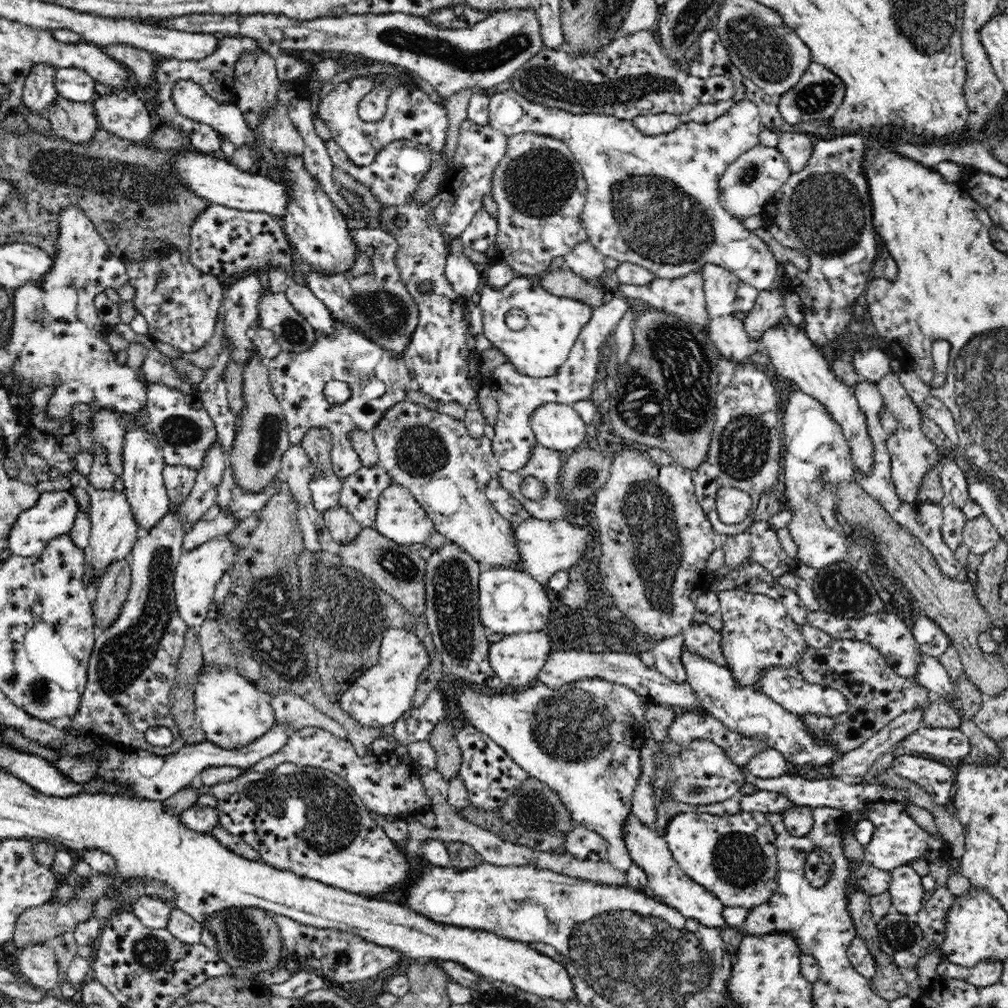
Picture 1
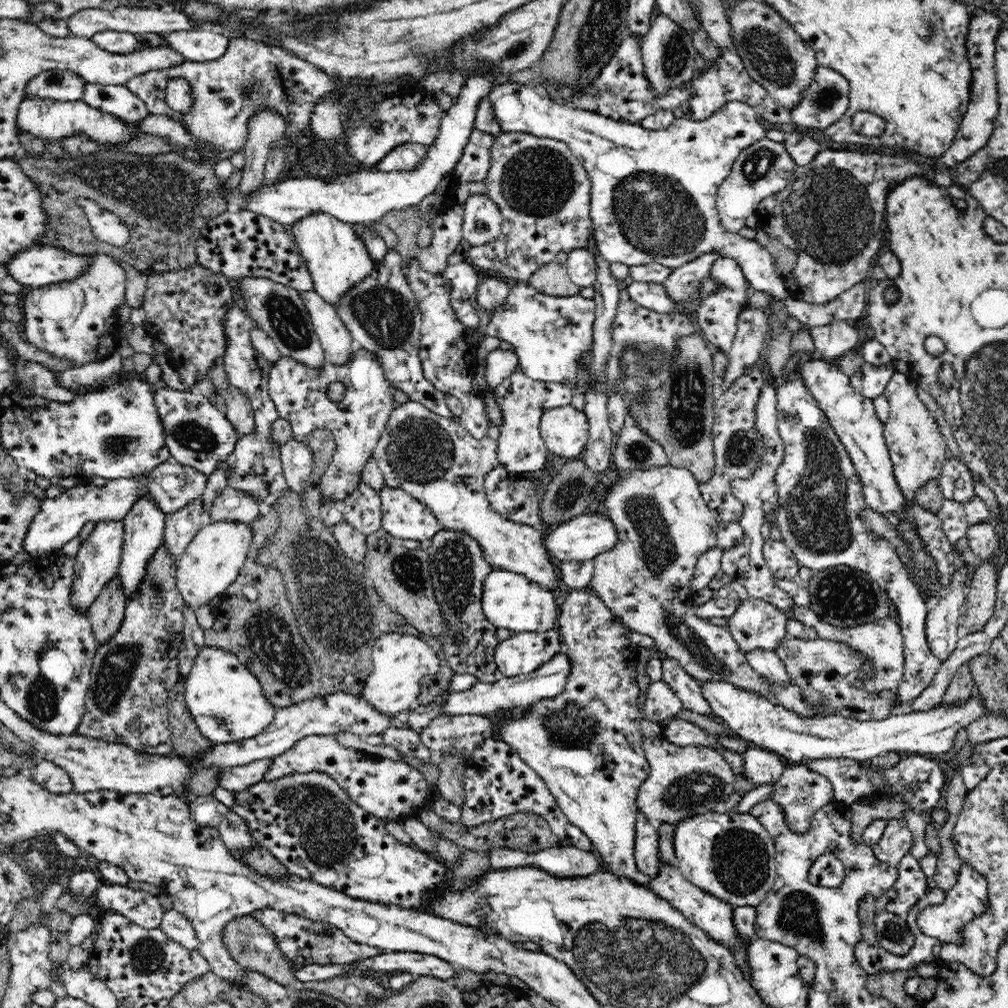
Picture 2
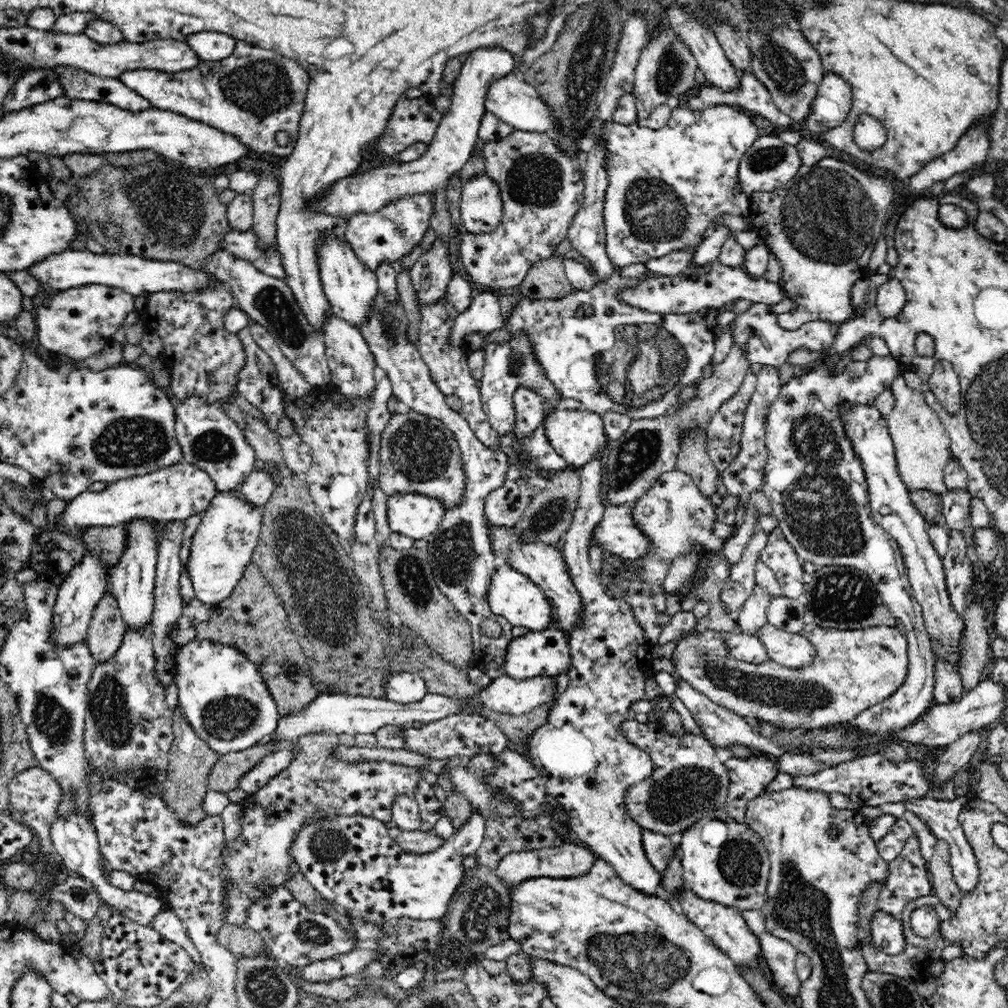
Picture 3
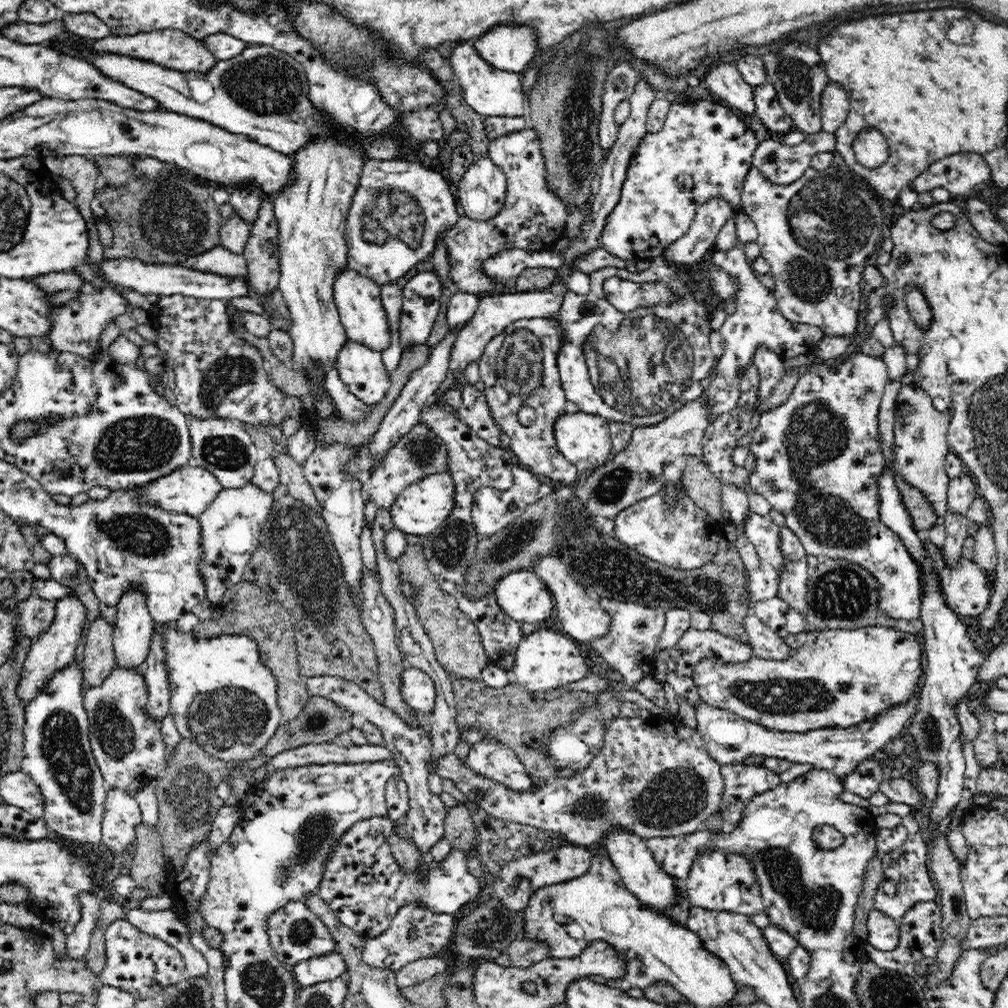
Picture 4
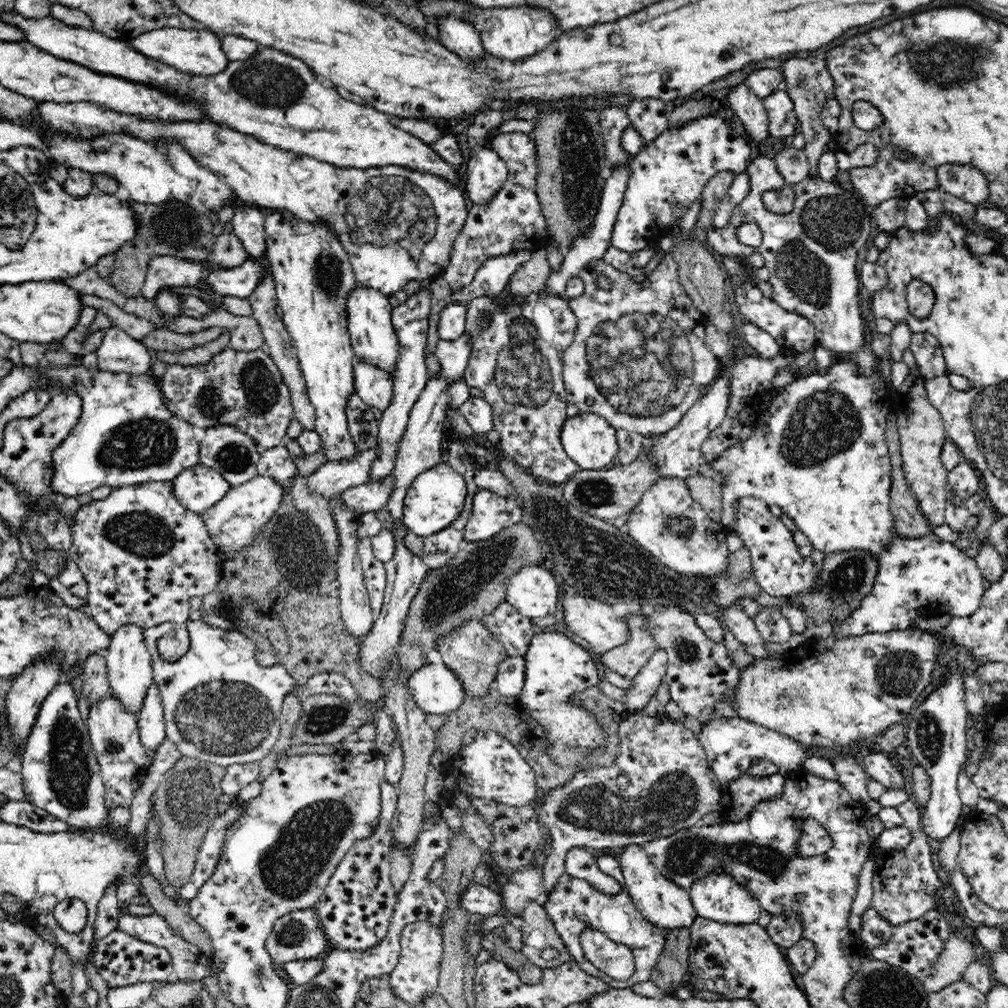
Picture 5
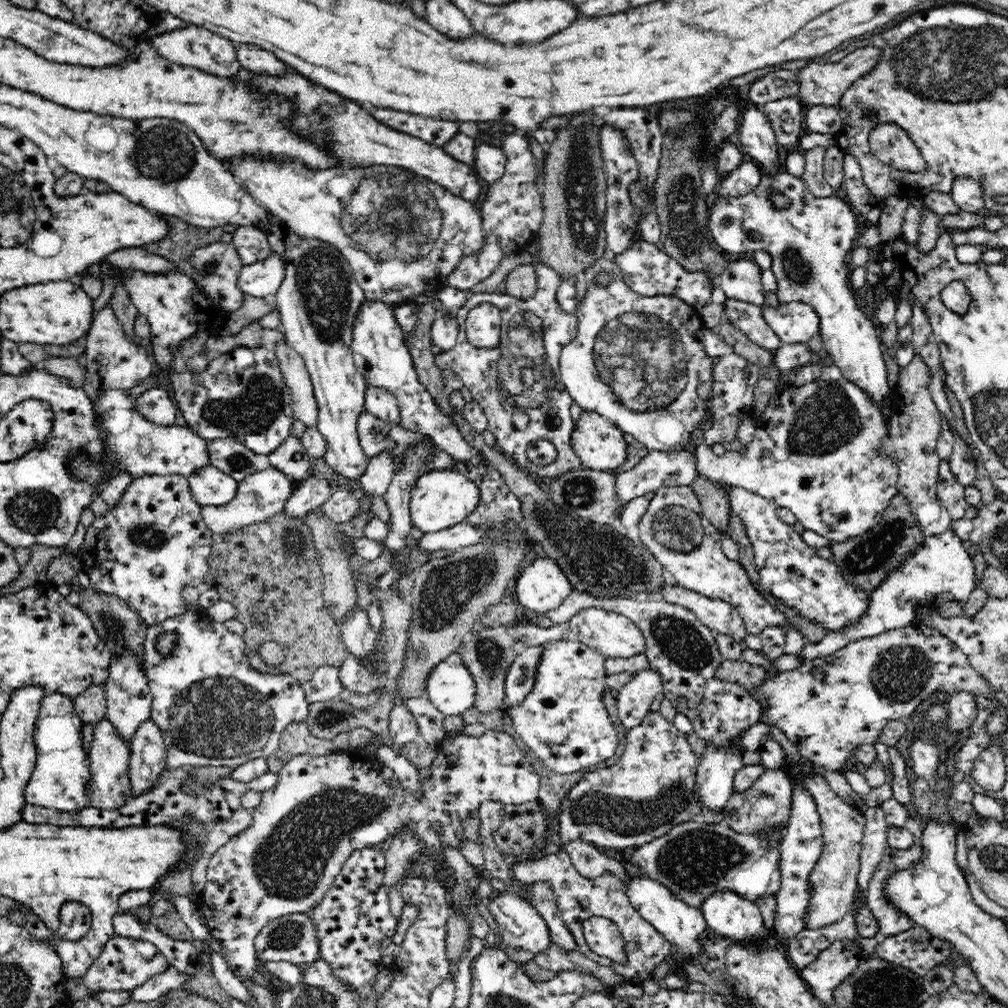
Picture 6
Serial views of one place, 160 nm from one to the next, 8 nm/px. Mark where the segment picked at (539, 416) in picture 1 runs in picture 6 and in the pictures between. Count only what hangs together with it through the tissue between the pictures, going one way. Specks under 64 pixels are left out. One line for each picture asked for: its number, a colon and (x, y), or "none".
2: (565, 430)
3: (577, 436)
4: (584, 439)
5: (589, 440)
6: (600, 446)

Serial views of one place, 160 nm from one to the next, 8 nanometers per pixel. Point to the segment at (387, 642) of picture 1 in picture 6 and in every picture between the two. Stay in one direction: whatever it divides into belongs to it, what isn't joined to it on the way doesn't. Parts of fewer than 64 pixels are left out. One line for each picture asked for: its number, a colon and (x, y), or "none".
2: (401, 660)
3: (403, 687)
4: (418, 690)
5: (435, 688)
6: (450, 687)

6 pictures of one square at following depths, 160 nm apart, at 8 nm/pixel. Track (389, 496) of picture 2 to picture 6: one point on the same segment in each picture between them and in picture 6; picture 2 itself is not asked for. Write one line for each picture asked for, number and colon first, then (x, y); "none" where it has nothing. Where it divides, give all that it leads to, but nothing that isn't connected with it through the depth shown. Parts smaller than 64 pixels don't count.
3: (417, 516)
4: (423, 506)
5: (436, 497)
6: (440, 499)

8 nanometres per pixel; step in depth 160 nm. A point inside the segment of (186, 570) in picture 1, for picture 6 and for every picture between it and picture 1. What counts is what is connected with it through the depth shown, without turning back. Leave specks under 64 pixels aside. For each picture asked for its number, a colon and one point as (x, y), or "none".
2: (212, 561)
3: (226, 540)
4: (231, 526)
5: (234, 522)
6: (259, 496)

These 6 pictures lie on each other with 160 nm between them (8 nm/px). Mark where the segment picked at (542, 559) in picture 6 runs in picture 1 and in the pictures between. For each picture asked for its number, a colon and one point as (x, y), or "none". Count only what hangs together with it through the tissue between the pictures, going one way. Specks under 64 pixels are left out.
1: (510, 602)
2: (512, 601)
3: (513, 597)
4: (522, 595)
5: (533, 590)

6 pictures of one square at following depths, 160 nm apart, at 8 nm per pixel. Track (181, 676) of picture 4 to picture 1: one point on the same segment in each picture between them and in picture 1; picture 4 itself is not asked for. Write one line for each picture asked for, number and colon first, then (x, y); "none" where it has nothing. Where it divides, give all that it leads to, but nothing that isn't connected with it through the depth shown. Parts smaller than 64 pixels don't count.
1: (232, 711)
2: (226, 700)
3: (223, 696)

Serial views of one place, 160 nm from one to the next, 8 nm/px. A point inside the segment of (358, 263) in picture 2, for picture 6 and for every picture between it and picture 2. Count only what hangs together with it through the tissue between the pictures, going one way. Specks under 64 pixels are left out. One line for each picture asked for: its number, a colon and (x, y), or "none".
3: (350, 288)
4: (361, 311)
5: (372, 335)
6: (379, 351)

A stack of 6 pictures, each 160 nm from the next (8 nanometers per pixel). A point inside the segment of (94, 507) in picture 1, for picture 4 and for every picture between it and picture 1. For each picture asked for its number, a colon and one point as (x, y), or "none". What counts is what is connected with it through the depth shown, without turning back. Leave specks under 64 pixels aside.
2: (97, 562)
3: (78, 595)
4: (53, 650)

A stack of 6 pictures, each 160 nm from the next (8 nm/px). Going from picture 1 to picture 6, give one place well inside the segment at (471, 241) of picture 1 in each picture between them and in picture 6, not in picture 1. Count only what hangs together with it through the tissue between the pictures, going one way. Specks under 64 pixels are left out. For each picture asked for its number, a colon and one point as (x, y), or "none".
2: (482, 220)
3: (481, 206)
4: (481, 191)
5: (485, 171)
6: (489, 161)

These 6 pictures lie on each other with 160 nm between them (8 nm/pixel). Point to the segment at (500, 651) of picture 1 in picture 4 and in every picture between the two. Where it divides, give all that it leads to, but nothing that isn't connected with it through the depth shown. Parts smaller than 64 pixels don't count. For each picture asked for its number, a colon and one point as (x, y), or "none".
2: (522, 653)
3: (545, 652)
4: (545, 660)

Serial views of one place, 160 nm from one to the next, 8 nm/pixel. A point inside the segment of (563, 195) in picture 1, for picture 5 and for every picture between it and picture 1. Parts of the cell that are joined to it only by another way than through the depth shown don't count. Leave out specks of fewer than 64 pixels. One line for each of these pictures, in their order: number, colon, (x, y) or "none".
2: (543, 192)
3: (542, 188)
4: (533, 218)
5: (512, 220)

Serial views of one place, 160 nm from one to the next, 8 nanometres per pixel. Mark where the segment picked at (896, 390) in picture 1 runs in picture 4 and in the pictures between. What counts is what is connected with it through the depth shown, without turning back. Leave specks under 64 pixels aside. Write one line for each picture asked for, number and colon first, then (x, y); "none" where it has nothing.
2: (917, 450)
3: (923, 447)
4: (920, 431)

